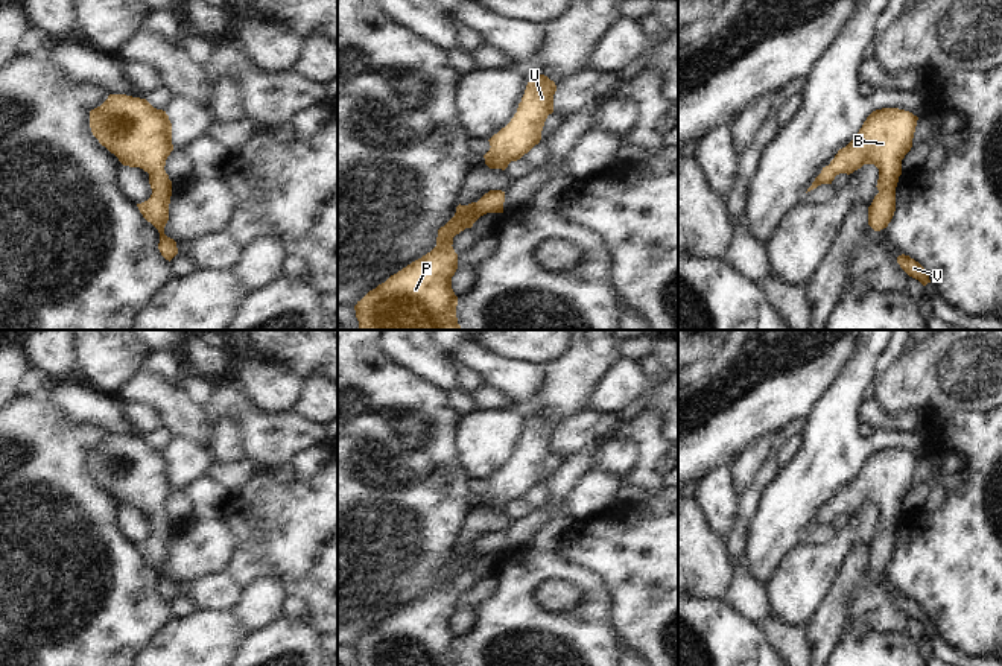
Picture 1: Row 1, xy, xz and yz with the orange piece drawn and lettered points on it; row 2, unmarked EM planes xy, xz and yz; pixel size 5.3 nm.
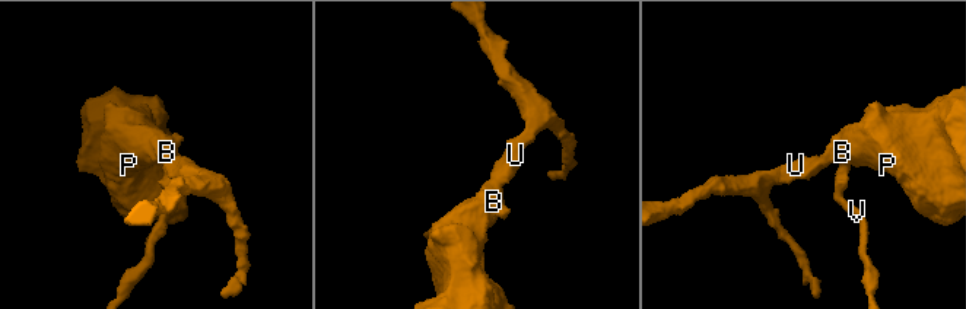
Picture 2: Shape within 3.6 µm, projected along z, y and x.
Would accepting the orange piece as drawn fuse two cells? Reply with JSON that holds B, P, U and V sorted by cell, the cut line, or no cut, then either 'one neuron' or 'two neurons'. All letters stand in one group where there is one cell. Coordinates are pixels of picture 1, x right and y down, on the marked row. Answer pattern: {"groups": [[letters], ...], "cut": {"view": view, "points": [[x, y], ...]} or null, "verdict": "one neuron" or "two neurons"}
{"groups": [["B", "P", "U", "V"]], "cut": null, "verdict": "one neuron"}

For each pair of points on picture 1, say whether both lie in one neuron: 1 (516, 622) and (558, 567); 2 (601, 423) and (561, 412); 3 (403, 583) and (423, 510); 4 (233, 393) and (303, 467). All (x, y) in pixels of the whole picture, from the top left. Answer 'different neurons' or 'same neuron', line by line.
1: same neuron
2: different neurons
3: same neuron
4: different neurons

